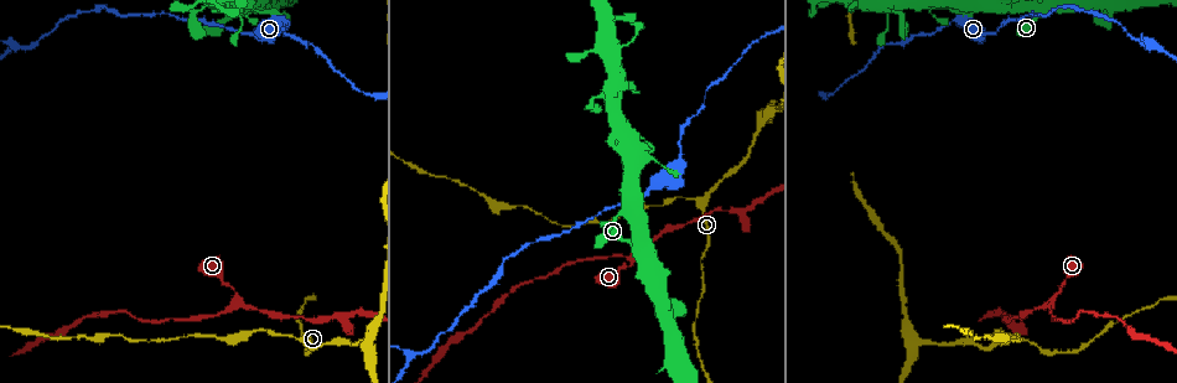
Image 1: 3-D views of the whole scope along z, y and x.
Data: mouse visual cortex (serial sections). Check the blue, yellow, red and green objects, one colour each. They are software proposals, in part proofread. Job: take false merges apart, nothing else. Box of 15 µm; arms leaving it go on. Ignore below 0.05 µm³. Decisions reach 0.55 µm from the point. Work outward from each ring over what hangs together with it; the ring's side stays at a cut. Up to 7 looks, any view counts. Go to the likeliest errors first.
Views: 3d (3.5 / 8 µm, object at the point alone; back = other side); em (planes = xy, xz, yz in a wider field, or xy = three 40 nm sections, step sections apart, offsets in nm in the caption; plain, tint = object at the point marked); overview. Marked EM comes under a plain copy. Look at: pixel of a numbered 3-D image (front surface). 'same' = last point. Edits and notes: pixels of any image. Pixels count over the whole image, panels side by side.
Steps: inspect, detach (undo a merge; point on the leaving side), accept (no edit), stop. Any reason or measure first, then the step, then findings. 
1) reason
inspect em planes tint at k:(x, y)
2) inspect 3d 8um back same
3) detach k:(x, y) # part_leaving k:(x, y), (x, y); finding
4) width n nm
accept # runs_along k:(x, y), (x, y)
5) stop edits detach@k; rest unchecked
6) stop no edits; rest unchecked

three-way junction
inspect 3d 8um at 1:(1056, 295)

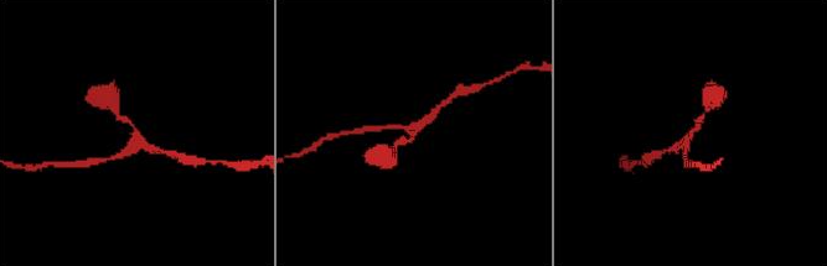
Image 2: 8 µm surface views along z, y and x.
arms 3; arm_widths 200, 200, 200 nm
inspect em xy step 1 tint at 2:(139, 134)

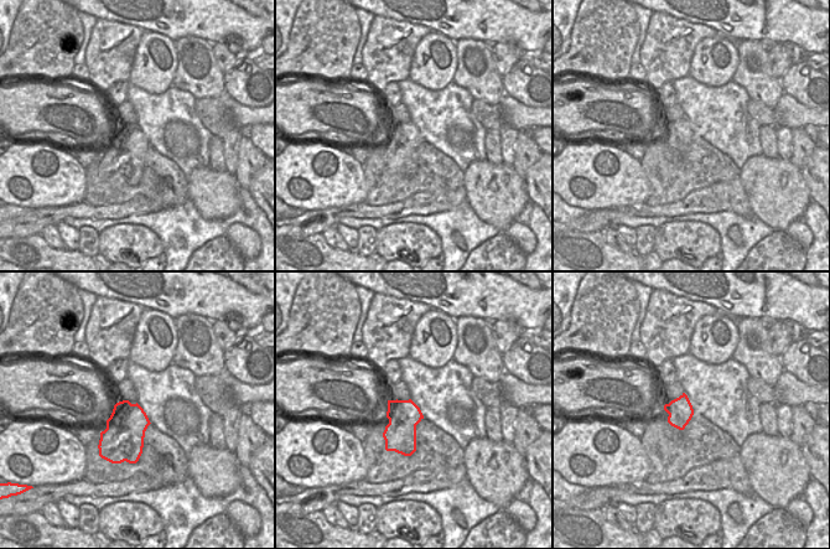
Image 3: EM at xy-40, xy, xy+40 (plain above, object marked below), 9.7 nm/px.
width 300 nm
accept # runs_along 2:(704, 114), (689, 137), (685, 157); all the same cell

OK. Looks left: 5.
narrows sharply
inspect 3d 3.5um at 1:(686, 197)

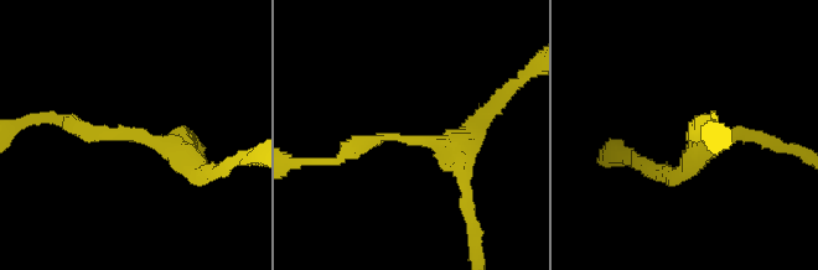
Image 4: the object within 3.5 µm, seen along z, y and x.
arm_widths 200, 300 nm; need the tissue
inspect em xy step 1 tint at 4:(403, 140)

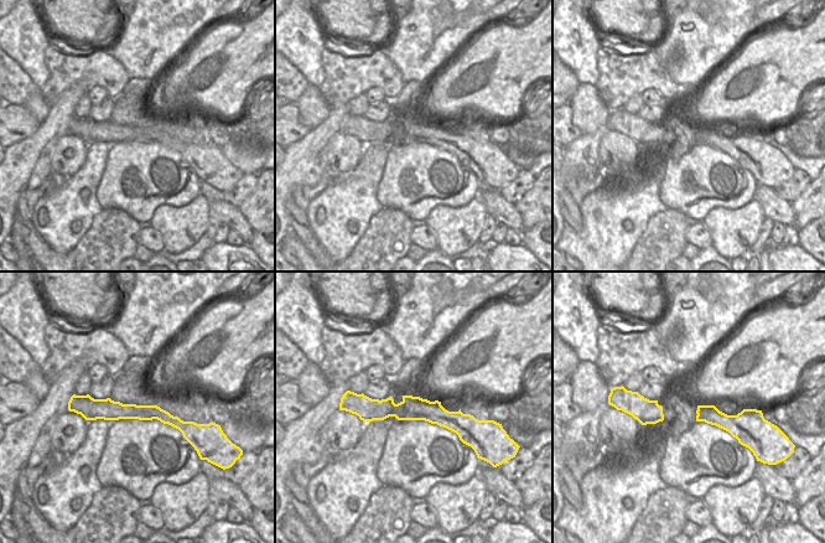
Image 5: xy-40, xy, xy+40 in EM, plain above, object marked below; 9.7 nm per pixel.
accept # one cell here

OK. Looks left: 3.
thick turns thin
inspect 3d 3.5um at 1:(684, 154)

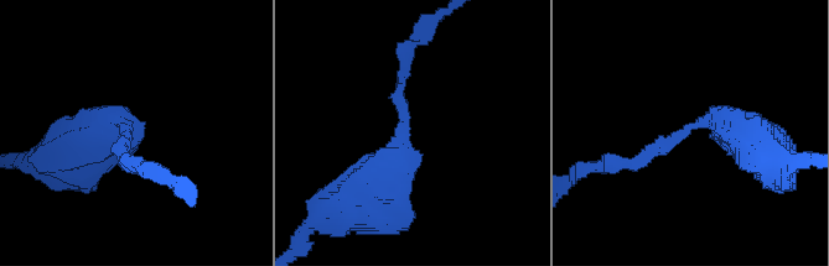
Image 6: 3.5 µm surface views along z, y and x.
arm_widths 150, 500 nm
inspect em xy step 3 tint at 6:(402, 129)

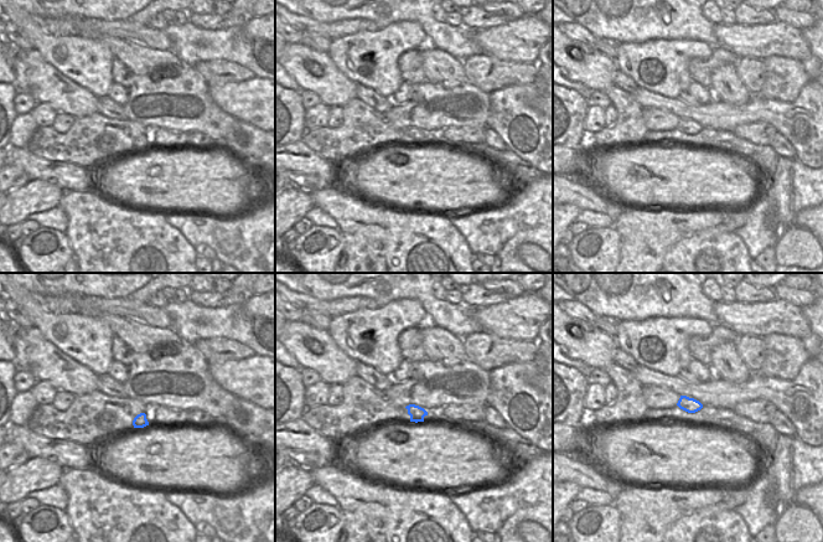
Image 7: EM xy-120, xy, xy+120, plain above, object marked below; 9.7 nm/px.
accept # runs_along 6:(357, 198), (403, 157), (407, 62); continuous, no second cell

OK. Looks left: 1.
stop no edits; rest unchecked

